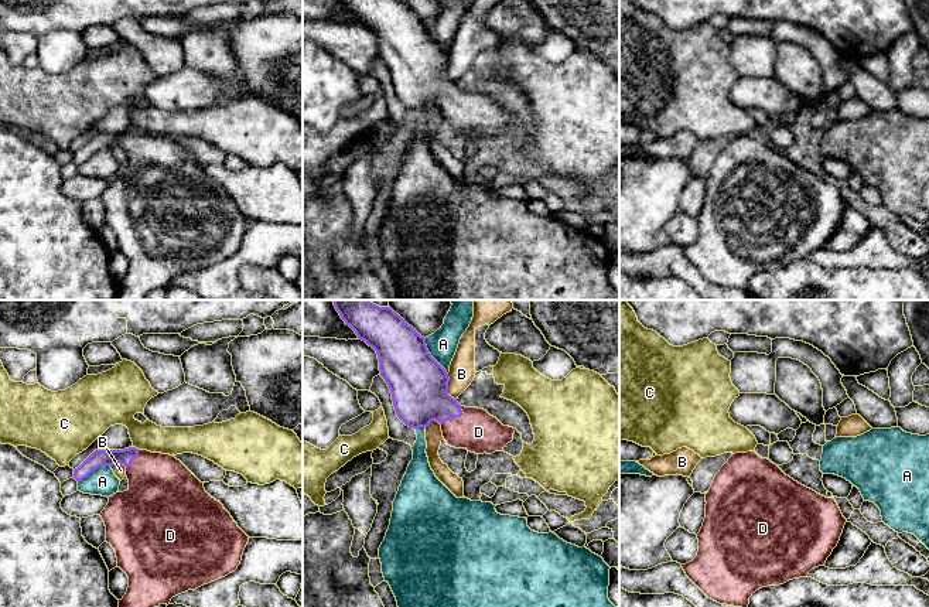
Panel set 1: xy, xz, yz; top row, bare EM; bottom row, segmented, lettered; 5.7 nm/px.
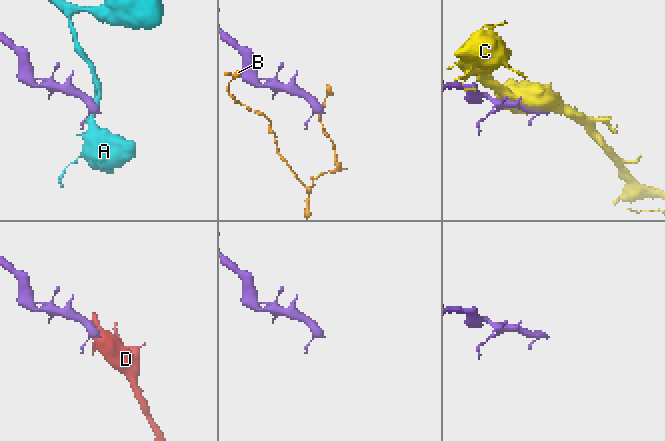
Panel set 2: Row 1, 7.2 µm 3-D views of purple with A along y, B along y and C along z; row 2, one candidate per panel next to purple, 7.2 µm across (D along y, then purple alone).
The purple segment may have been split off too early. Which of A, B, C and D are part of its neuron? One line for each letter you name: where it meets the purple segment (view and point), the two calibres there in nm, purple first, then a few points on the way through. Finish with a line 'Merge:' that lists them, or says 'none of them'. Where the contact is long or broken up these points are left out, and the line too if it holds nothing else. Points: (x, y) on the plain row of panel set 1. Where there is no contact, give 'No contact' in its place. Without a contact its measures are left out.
D: Touches purple at xz (456, 99). Thickness 320 nm (purple) against 240 nm. Path across: xz (420, 78), (456, 99), (467, 111), (478, 115)
Merge: D

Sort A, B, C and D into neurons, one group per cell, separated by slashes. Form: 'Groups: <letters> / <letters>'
Groups: A / B / C / D

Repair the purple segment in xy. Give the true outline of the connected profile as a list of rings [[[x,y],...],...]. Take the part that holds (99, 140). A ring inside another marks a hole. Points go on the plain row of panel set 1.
[[[136,130],[95,133],[74,153],[74,161],[79,166],[96,151],[115,146],[126,150],[129,173],[109,180],[100,200],[106,209],[106,225],[116,235],[117,250],[129,260],[116,300],[144,300],[160,287],[168,289],[173,280],[238,252],[249,219],[180,143]]]

